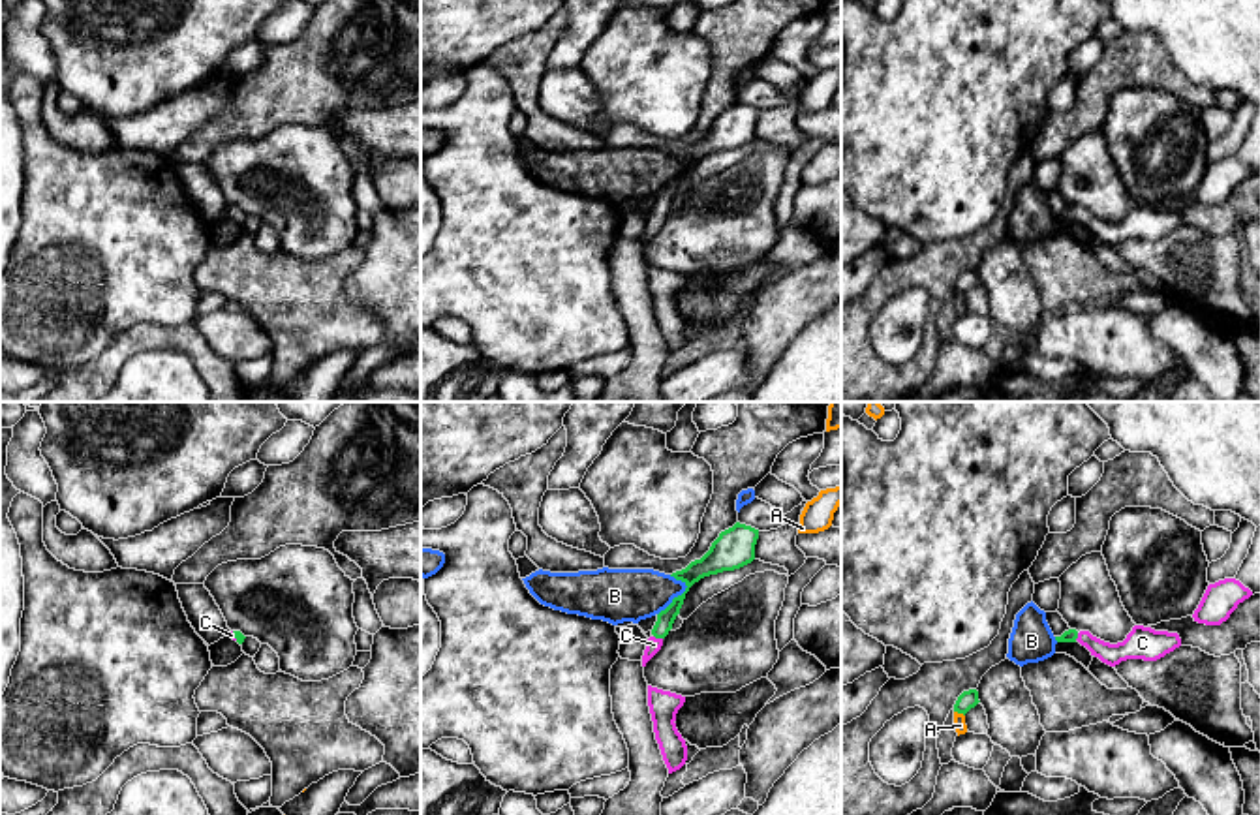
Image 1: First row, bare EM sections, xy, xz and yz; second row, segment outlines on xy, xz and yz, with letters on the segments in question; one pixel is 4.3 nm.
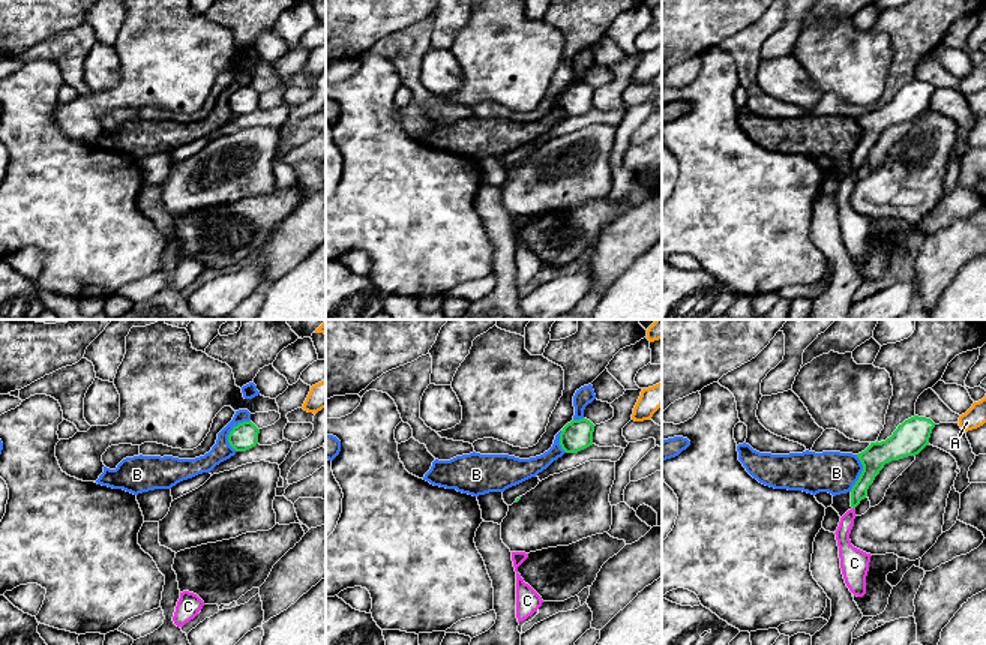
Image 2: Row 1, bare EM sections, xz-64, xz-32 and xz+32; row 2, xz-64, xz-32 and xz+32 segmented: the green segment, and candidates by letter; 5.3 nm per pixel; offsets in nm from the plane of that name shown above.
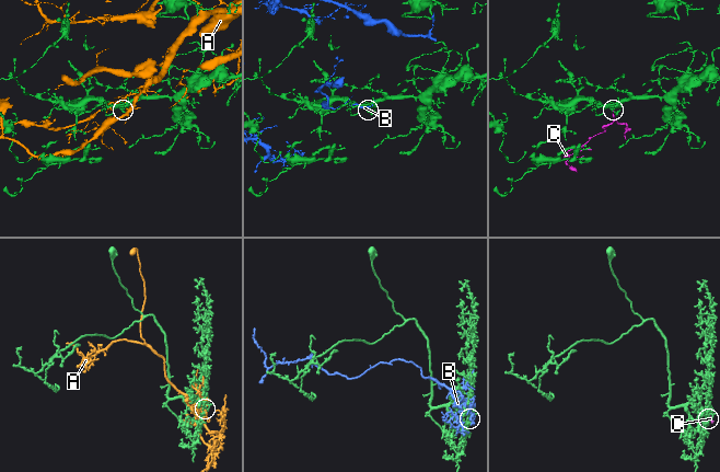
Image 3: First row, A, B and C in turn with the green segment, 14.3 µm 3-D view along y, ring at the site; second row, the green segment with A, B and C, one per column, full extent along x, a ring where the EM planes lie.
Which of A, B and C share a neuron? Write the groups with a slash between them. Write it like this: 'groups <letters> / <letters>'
groups A / B / C

